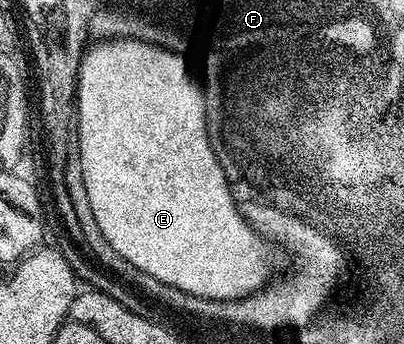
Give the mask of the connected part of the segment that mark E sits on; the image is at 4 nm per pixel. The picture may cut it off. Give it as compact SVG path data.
M98 40L90 44L81 58L80 73L77 77L75 98L75 143L83 183L87 187L87 199L91 203L91 211L95 215L95 223L99 223L99 231L103 231L103 239L115 247L115 251L126 253L129 261L137 261L139 271L147 271L147 275L155 275L159 283L169 284L191 295L201 296L209 300L238 300L250 296L262 288L263 283L270 280L265 273L265 252L259 251L257 237L252 237L249 229L244 229L237 217L229 214L229 200L224 193L224 181L219 180L217 165L209 165L209 144L201 143L199 123L207 113L199 113L199 107L185 101L185 91L189 84L185 82L185 73L179 68L176 59L169 57L172 48L161 48L158 45L146 44L137 40Z

